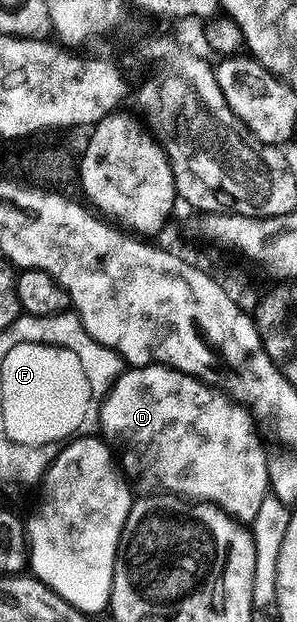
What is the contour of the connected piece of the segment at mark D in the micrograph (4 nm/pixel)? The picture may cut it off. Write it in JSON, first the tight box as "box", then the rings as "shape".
{"box":[99,365,269,523],"shape":[[[139,365],[129,367],[121,373],[118,379],[110,387],[105,400],[101,404],[101,420],[99,422],[100,432],[105,441],[112,446],[114,450],[120,451],[119,462],[124,470],[124,474],[129,479],[138,477],[145,485],[158,485],[161,489],[171,489],[175,493],[183,493],[213,505],[218,505],[225,512],[232,514],[242,523],[250,523],[258,514],[259,503],[263,502],[266,494],[269,493],[269,480],[267,479],[267,450],[261,446],[261,441],[257,438],[257,429],[253,426],[255,417],[245,405],[238,403],[228,393],[206,384],[198,377],[192,377],[191,374],[184,373],[179,369],[172,369],[167,365]]]}

